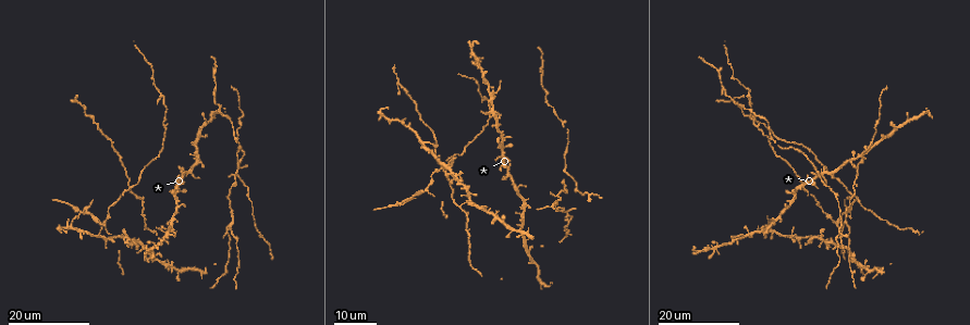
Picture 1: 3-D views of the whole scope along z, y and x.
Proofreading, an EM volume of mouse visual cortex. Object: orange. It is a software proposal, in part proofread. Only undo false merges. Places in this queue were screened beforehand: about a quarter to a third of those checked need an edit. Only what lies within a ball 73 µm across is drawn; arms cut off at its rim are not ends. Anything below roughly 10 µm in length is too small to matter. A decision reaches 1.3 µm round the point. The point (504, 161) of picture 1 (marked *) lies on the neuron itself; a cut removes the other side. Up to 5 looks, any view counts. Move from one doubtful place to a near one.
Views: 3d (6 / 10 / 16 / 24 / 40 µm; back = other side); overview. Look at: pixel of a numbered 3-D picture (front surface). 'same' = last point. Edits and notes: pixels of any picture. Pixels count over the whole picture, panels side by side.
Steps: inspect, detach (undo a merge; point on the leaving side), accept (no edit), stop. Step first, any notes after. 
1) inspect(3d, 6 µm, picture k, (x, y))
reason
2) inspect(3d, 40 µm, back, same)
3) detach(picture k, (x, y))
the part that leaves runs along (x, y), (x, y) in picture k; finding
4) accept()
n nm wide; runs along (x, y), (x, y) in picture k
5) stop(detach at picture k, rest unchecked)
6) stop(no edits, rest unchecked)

inspect(3d, 24 µm, picture 1, (801, 186))
looks like a crossing

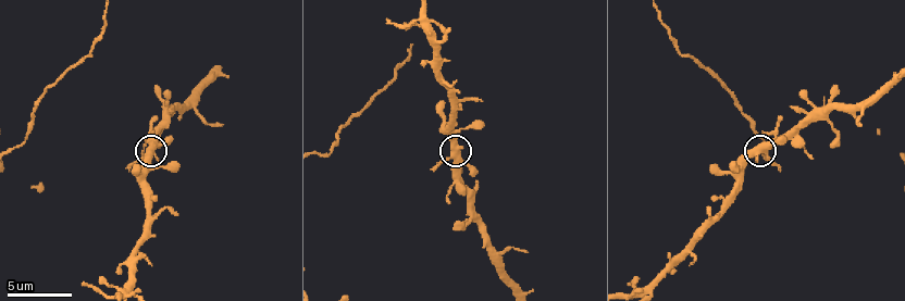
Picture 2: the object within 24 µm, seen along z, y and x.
inspect(3d, 10 µm, picture 2, (453, 153))
zoom in

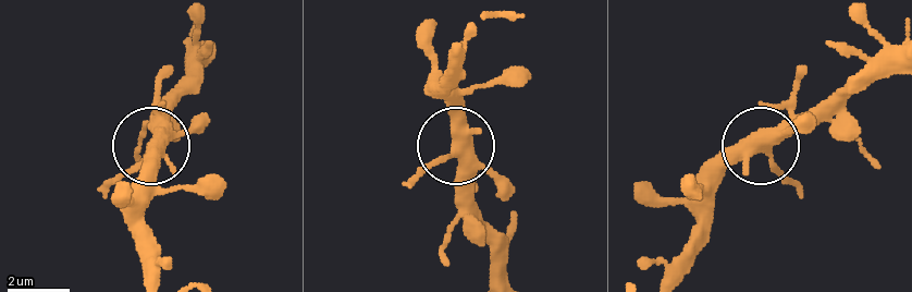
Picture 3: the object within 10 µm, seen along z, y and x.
accept()
360 nm wide; continuous, no second neuron

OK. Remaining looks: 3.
inspect(3d, 24 µm, picture 1, (561, 197))
three arms meet

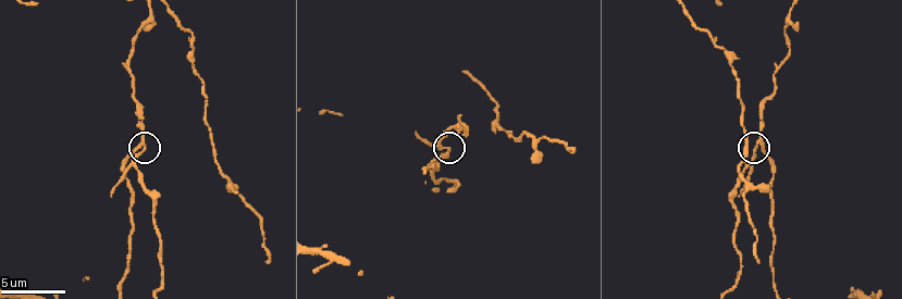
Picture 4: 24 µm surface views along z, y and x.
inspect(3d, 6 µm, picture 4, (139, 148))
zoom in

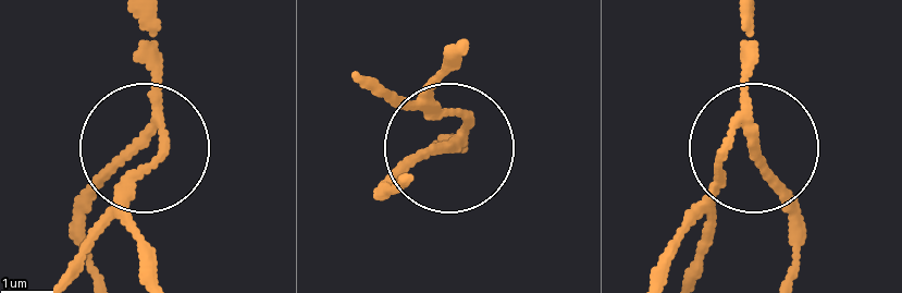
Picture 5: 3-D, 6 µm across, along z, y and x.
detach(picture 5, (127, 178))
150 nm wide; the part that leaves runs along (163, 121), (128, 207), (150, 272) in picture 5; two neurons meet here

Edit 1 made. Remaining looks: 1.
inspect(3d, 16 µm, picture 2, (194, 107))

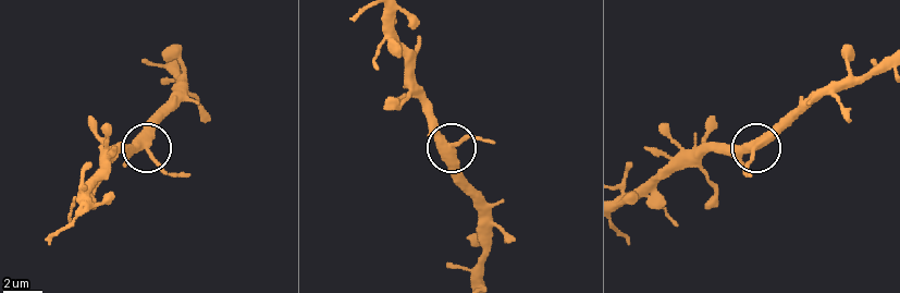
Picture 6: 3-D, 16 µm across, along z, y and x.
accept()
320 nm wide; runs along (392, 28), (458, 181) in picture 6; all the same neuron

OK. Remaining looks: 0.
stop(detach at picture 5, rest unchecked)

